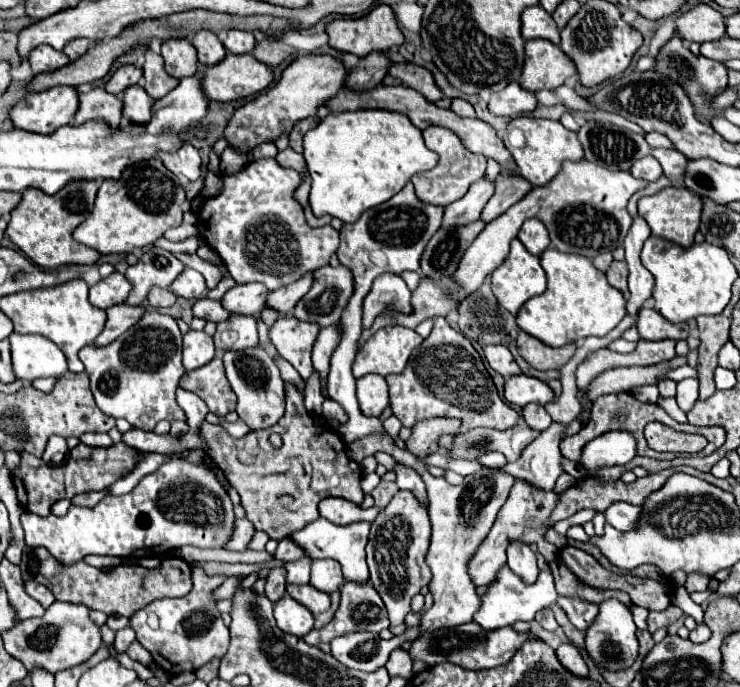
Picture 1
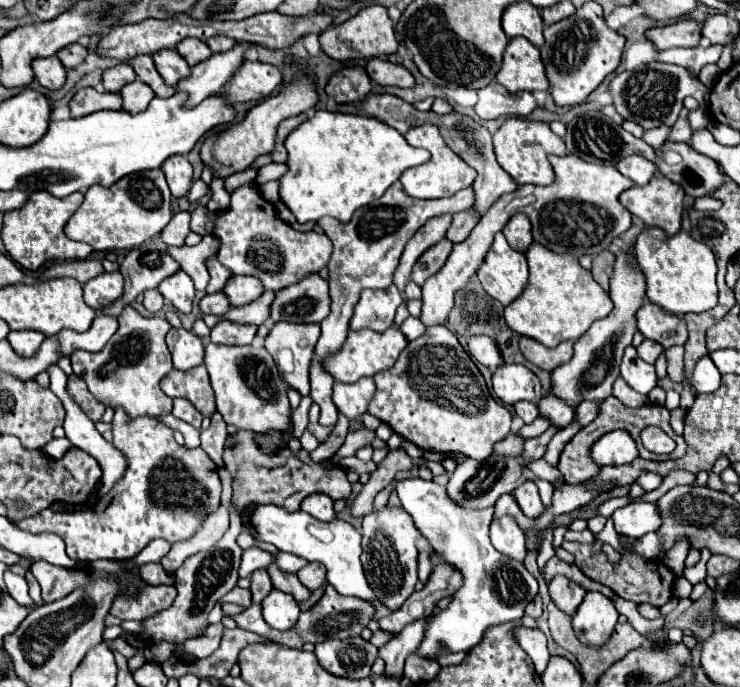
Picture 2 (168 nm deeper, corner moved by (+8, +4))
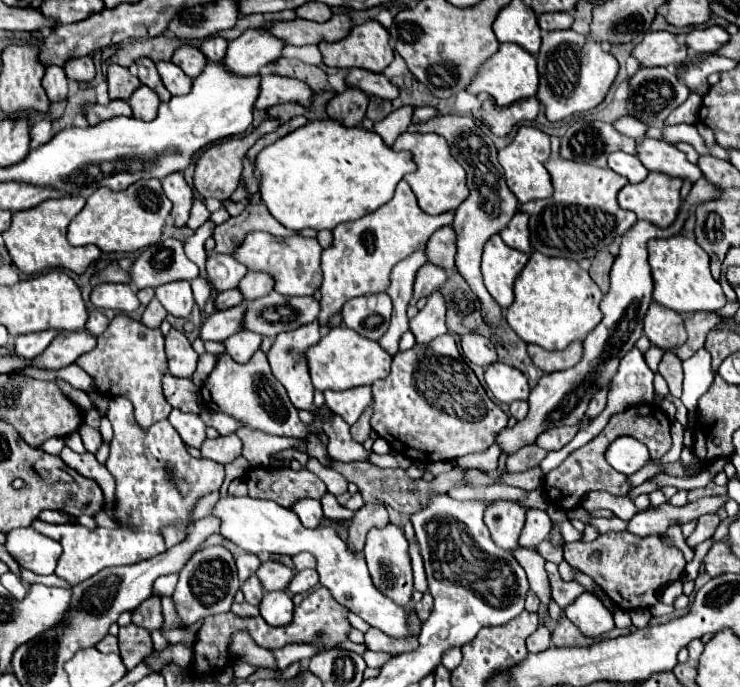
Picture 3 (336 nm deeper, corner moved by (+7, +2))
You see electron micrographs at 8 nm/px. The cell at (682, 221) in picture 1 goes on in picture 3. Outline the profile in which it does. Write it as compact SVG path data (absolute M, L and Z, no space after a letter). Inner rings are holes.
M649 173L645 181L641 181L637 185L629 183L619 191L619 205L623 209L633 211L637 215L637 219L651 221L653 225L665 229L665 227L671 227L675 223L677 215L679 215L681 185L683 185L683 181L679 181L679 179L671 179L671 177L663 175L663 173Z

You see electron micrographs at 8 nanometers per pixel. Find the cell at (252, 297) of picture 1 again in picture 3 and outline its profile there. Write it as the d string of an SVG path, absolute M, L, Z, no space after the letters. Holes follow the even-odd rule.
M247 271L247 275L239 281L237 287L245 301L255 301L257 297L265 297L273 291L273 279L267 273Z

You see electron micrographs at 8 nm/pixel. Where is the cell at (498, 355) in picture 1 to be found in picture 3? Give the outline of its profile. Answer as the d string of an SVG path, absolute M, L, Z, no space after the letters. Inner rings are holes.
M469 333L469 335L461 337L461 349L471 363L481 365L481 367L489 367L497 361L497 353L493 349L493 343L487 337Z

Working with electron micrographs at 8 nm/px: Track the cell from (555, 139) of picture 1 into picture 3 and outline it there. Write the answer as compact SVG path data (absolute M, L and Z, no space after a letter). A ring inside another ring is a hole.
M519 127L515 139L499 149L499 163L505 171L505 181L509 189L515 193L519 203L527 203L533 199L547 199L553 195L553 185L551 185L551 175L545 169L545 161L551 157L551 141L549 135L539 131L537 127Z

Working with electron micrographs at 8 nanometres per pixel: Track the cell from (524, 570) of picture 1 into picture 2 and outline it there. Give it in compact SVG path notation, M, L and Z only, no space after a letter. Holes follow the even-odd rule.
M500 517L500 519L494 519L492 525L490 525L490 541L492 545L516 559L516 561L524 561L526 557L526 537L524 537L524 531L518 527L518 523L512 519L512 517Z

